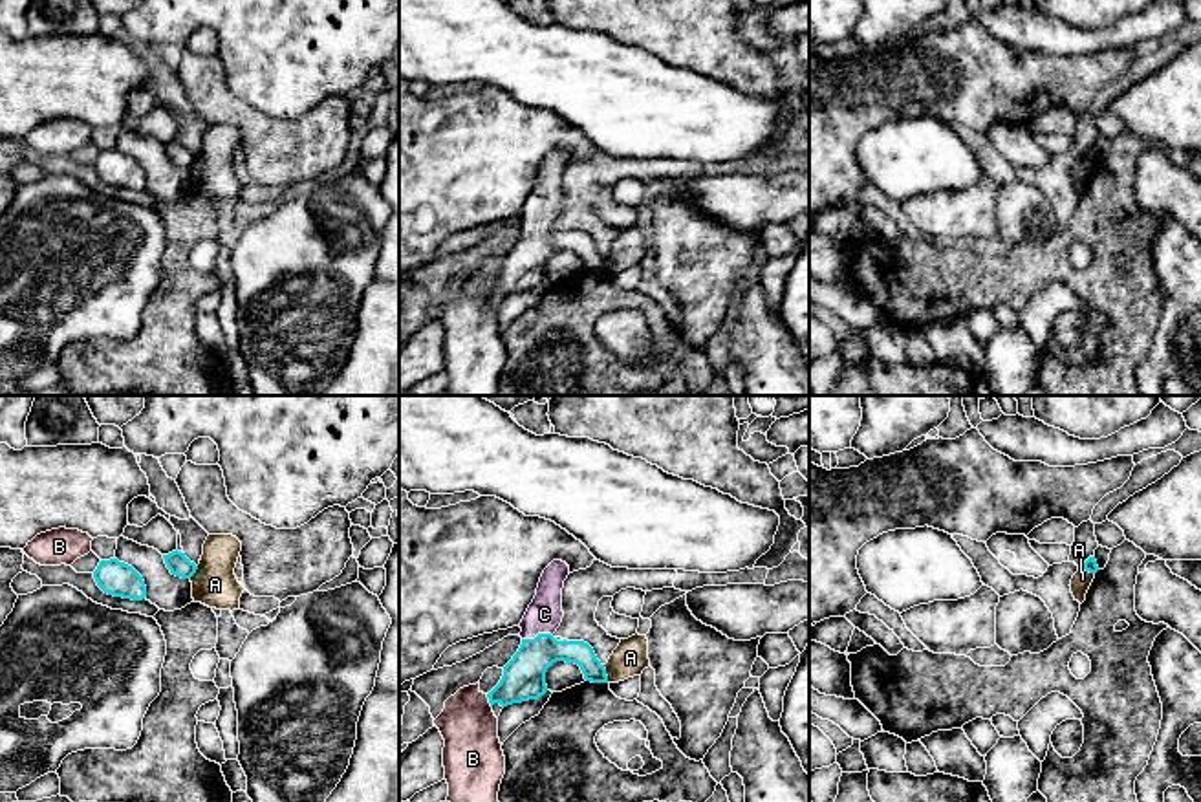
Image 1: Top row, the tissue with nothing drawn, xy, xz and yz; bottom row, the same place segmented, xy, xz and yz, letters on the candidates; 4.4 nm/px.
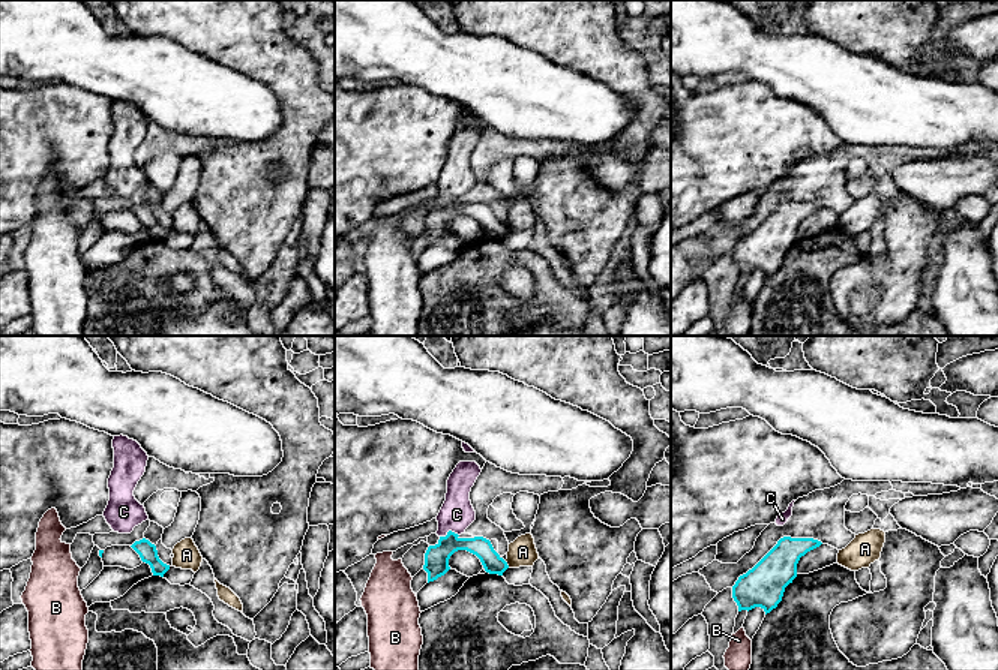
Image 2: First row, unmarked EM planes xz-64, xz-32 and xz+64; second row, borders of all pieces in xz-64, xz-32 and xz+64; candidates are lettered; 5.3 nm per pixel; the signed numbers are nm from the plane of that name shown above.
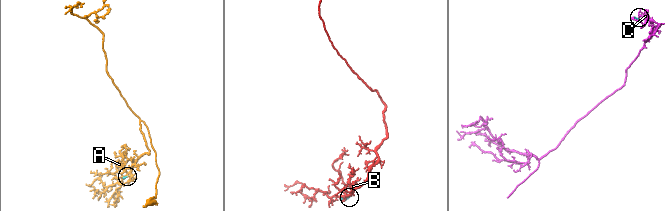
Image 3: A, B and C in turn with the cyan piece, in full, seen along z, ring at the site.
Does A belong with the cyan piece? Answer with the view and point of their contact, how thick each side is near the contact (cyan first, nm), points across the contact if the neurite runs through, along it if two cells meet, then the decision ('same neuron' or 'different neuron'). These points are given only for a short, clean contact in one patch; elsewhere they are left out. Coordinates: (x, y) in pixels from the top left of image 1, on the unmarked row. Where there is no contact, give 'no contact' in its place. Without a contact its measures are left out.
xz (605, 264) | 110/160 nm | along xz (603, 255), (608, 271) | different neuron

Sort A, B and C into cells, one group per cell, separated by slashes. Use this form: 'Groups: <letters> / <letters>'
Groups: A / B / C

